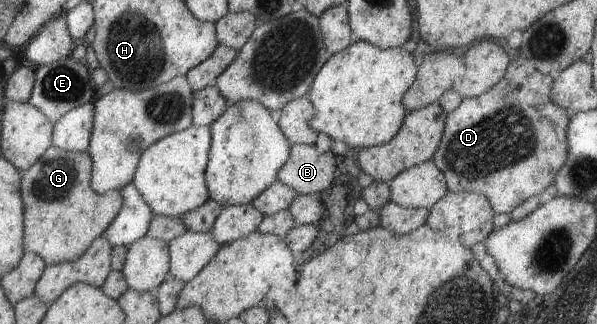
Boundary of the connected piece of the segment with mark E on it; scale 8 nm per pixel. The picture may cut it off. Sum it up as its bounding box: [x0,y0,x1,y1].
[28,56,95,124]

